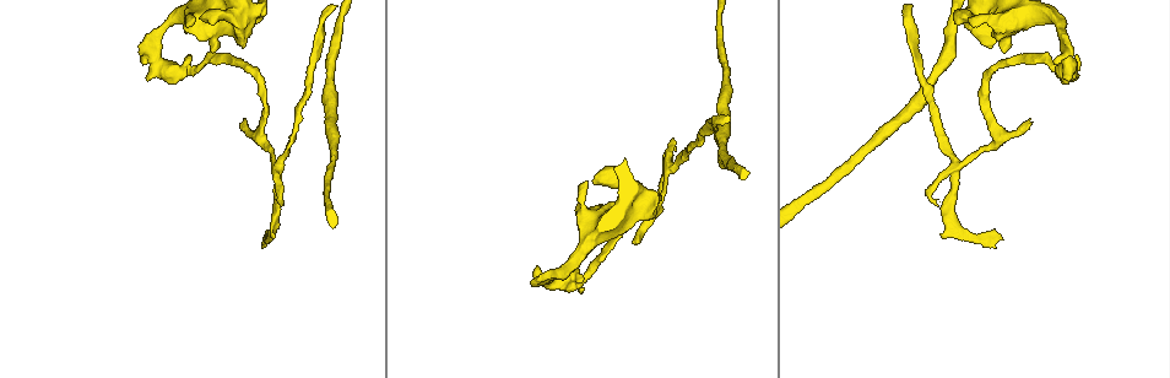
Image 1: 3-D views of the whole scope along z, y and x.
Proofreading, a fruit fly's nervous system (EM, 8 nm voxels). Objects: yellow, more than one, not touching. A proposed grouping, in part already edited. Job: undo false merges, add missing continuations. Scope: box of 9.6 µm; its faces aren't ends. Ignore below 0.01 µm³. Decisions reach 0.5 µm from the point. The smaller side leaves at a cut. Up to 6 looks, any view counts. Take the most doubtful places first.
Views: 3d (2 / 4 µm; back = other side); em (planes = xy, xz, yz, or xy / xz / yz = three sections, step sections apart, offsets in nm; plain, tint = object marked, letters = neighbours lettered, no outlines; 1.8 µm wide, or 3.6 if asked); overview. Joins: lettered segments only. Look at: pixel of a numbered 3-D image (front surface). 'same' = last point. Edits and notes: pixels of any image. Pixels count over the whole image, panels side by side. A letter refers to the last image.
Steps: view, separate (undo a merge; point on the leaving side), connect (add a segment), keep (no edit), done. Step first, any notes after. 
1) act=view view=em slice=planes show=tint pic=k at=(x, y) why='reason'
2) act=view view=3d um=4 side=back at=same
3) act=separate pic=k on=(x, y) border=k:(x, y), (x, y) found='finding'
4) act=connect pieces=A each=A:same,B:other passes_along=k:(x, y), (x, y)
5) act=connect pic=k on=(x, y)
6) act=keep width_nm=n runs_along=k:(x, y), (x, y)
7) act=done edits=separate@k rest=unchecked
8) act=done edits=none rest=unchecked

act=view view=em um=3.6 slice=xz step=8 show=tint pic=1 at=(586, 184) why='touches itself'

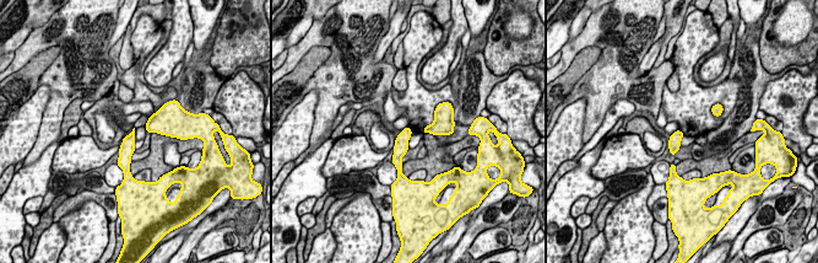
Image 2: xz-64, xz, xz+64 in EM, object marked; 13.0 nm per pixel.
act=view view=em um=3.6 slice=planes show=letters at=same

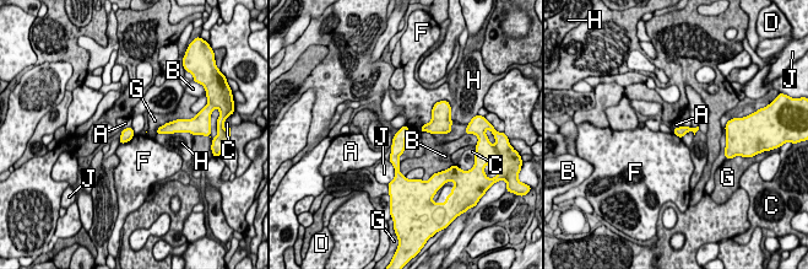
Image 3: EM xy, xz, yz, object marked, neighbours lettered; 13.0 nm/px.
act=keep width_nm=140 each=A:other,B:other,C:other,D:other,F:other,G:other,H:other,J:other border=3:(681, 125), (689, 127) found='continuous, no second neuron'

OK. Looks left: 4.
act=view view=em slice=planes show=tint pic=1 at=(244, 118) why='an open end'

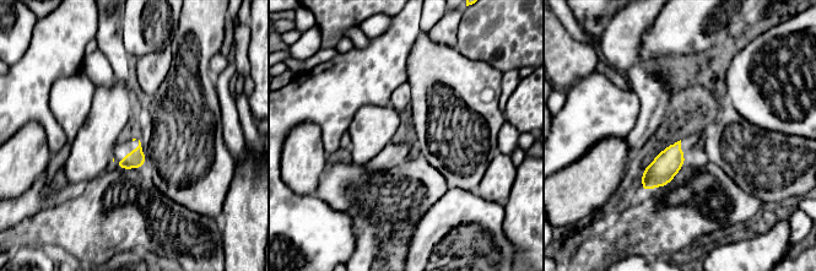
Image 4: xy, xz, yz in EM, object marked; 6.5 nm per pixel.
act=view view=em slice=planes show=letters at=same

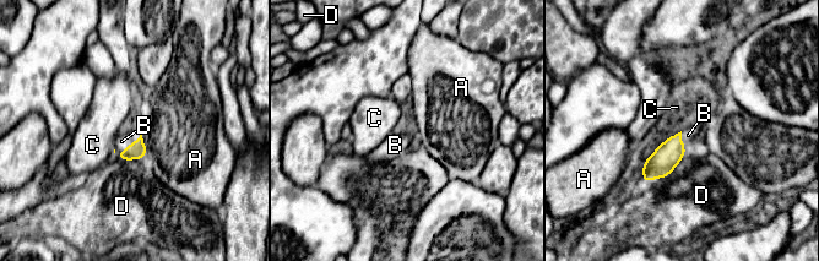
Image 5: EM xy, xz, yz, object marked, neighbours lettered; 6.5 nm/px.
act=connect pieces=B each=A:other,B:same,C:other,D:other passes_along=5:(136, 151), (129, 145), (121, 141) found='the neuron continues'

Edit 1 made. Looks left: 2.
act=view view=overview

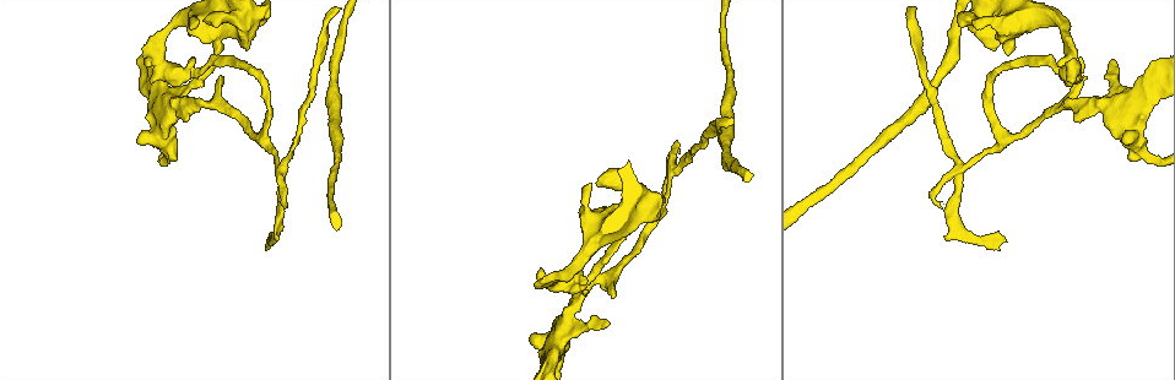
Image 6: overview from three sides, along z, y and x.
act=view view=em slice=planes show=letters pic=6 at=(656, 220) why='branch stops here'

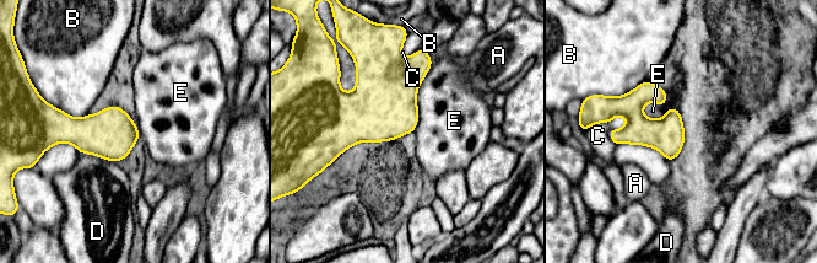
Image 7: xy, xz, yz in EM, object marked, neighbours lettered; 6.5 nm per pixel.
act=keep each=A:other,B:other,C:other,D:other,E:other border=7:(642, 107), (650, 118), (678, 111) found='none of them fits'

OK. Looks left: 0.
act=done edits=connect@5 rest=unchecked

